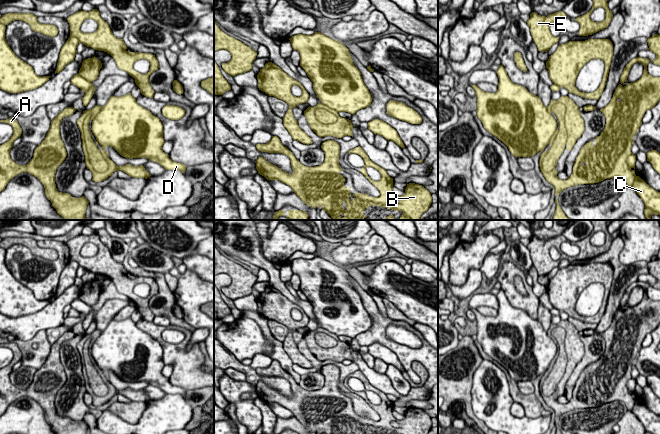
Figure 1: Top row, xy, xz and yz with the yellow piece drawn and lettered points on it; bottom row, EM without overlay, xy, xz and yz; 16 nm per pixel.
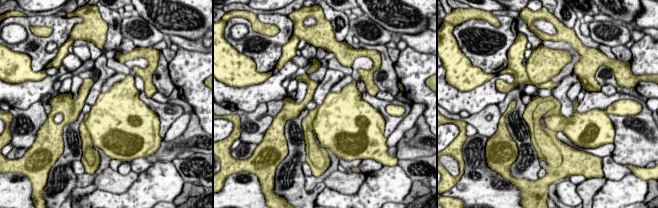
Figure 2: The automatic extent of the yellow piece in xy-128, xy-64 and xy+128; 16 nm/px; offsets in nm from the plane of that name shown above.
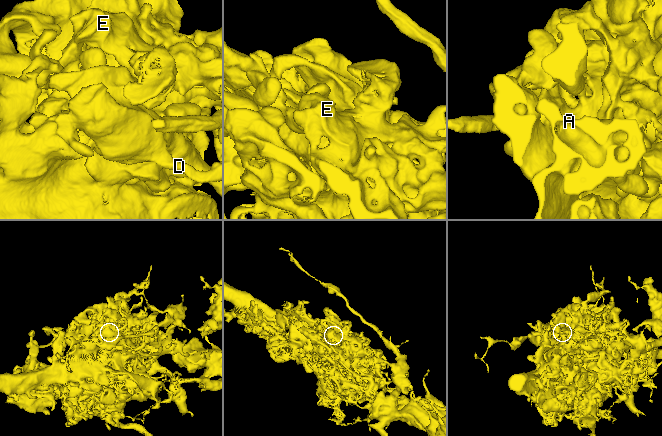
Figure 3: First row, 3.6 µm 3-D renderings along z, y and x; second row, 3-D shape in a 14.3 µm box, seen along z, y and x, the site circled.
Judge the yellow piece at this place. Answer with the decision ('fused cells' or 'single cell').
fused cells

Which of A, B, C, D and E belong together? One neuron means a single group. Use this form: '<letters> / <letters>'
A B E / C D

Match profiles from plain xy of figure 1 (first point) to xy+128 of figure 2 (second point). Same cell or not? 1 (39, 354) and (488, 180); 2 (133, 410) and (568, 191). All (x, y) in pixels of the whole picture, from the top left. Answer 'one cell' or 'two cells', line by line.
1: one cell
2: two cells

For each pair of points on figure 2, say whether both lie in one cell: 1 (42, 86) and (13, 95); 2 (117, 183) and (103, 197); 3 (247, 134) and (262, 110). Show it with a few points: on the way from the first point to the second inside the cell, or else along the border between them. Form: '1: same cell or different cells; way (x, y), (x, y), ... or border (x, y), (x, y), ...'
1: same cell; way (35, 90), (20, 95)
2: different cells; border (130, 185), (119, 193), (93, 190), (85, 195)
3: same cell; way (254, 131), (259, 127), (259, 117)

